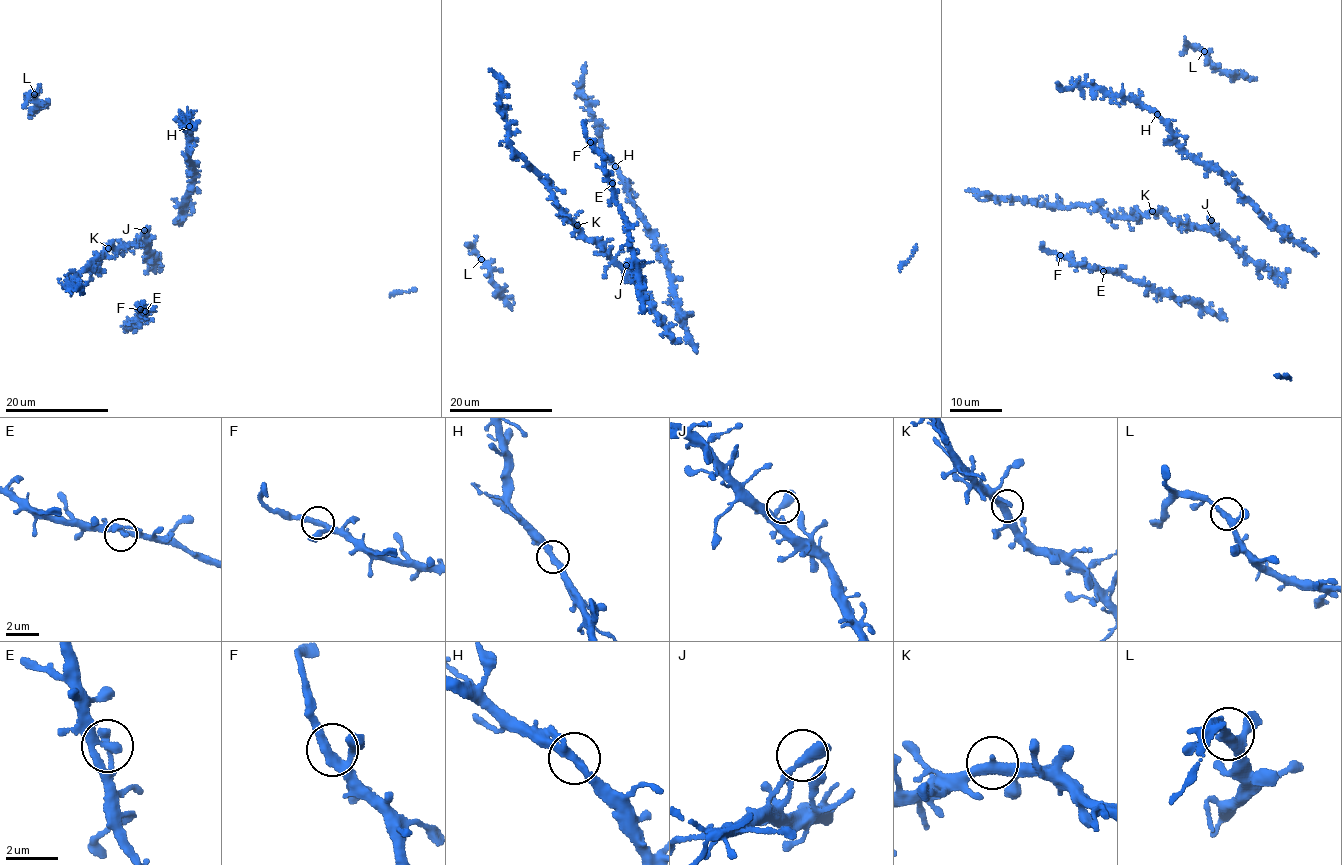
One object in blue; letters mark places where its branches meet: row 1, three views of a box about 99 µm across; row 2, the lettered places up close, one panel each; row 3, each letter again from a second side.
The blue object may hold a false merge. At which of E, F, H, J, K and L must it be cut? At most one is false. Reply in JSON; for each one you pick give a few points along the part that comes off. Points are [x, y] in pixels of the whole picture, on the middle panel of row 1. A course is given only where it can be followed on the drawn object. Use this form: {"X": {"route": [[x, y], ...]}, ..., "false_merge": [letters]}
{"false_merge": []}

